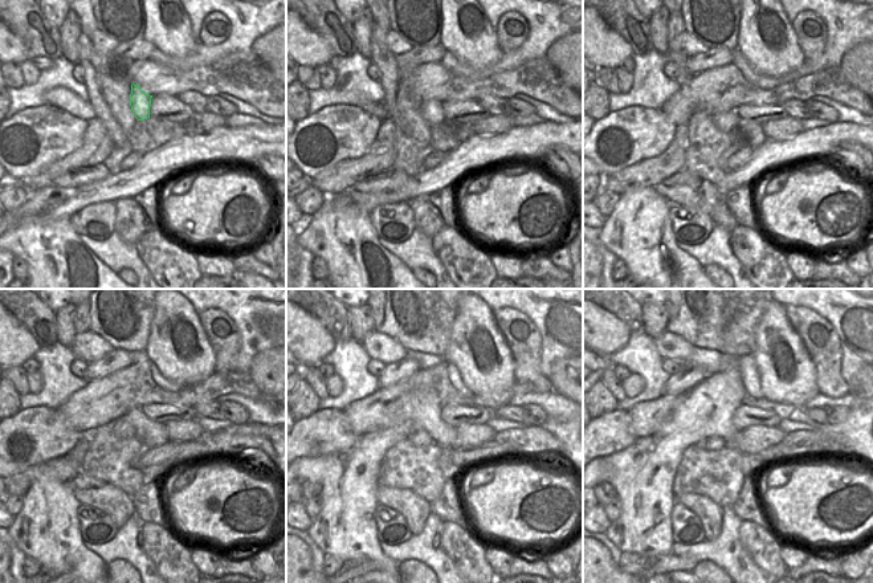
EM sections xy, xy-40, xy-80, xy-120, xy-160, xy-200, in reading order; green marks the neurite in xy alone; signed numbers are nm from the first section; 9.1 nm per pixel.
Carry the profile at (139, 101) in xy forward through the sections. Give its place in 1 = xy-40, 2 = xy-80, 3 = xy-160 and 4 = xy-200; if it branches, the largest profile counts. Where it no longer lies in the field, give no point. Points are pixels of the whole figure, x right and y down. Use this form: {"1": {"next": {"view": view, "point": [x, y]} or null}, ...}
{"1": {"next": {"view": "xy-40", "point": [432, 110]}}, "2": {"next": {"view": "xy-80", "point": [726, 121]}}, "3": {"next": {"view": "xy-160", "point": [420, 437]}}, "4": {"next": {"view": "xy-200", "point": [713, 443]}}}

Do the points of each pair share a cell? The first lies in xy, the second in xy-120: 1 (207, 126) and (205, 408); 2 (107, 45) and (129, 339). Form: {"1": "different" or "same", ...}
{"1": "different", "2": "different"}

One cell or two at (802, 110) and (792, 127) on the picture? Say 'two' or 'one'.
two

